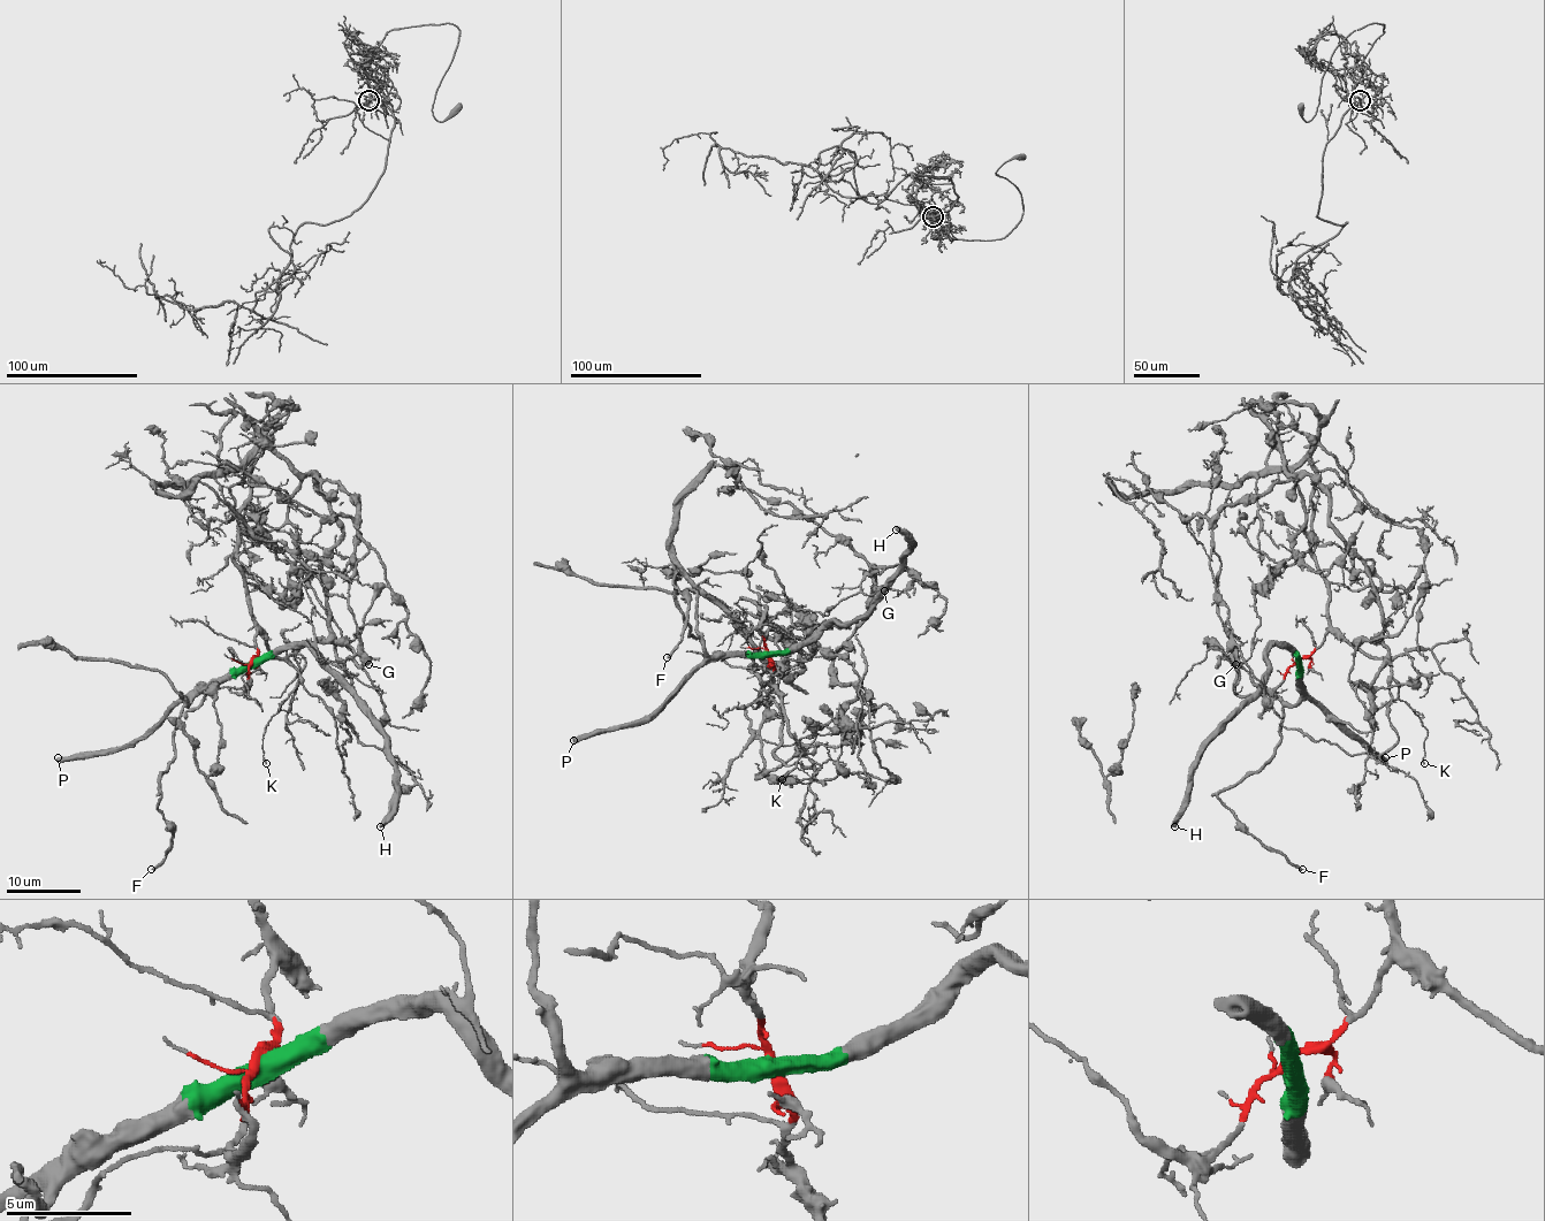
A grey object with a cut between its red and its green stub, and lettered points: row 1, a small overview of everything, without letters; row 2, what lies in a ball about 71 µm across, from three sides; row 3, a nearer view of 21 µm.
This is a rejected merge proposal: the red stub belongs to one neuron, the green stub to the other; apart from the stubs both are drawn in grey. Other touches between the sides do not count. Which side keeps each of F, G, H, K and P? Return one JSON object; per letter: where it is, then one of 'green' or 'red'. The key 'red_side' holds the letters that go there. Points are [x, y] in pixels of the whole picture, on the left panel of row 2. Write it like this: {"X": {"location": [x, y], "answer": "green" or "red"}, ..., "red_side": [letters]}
{"F": {"location": [151, 869], "answer": "green"}, "G": {"location": [368, 664], "answer": "red"}, "H": {"location": [380, 826], "answer": "green"}, "K": {"location": [266, 763], "answer": "red"}, "P": {"location": [58, 757], "answer": "green"}, "red_side": ["G", "K"]}

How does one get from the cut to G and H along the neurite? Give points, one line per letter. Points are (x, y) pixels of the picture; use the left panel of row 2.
G: (251, 662), (236, 546), (278, 528), (299, 480), (318, 477), (357, 503), (368, 551), (348, 609), (368, 665)
H: (251, 662), (306, 647), (354, 693), (359, 708), (380, 731), (395, 770), (395, 807), (380, 828)

